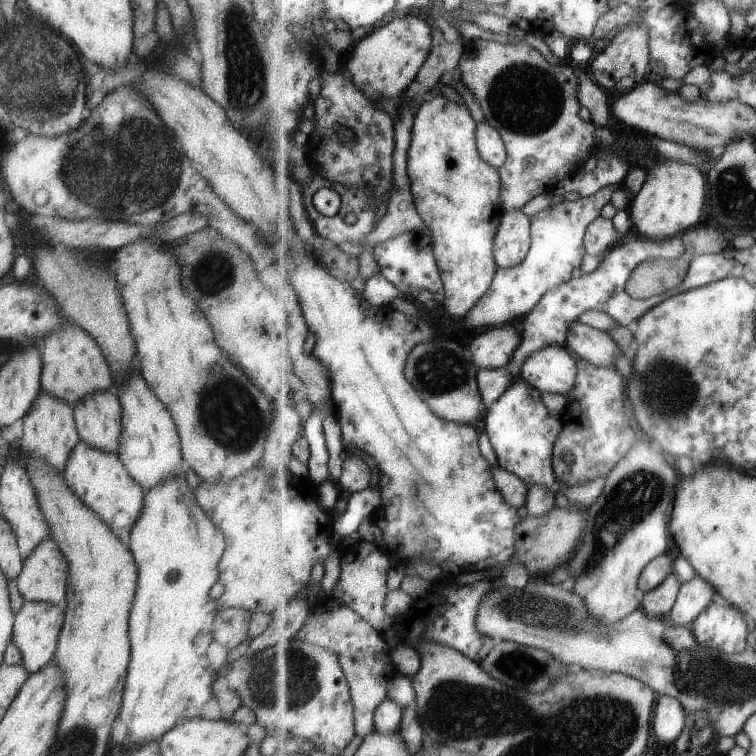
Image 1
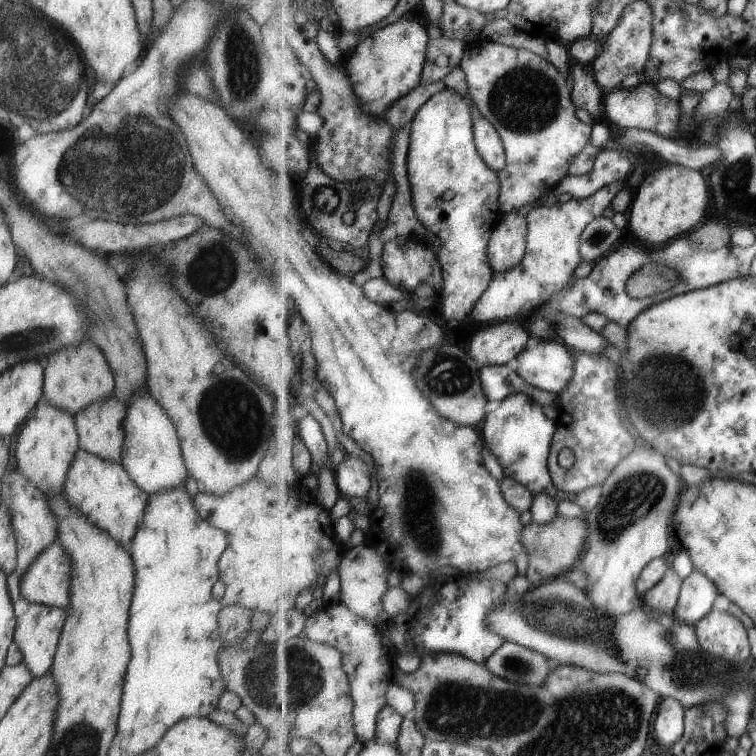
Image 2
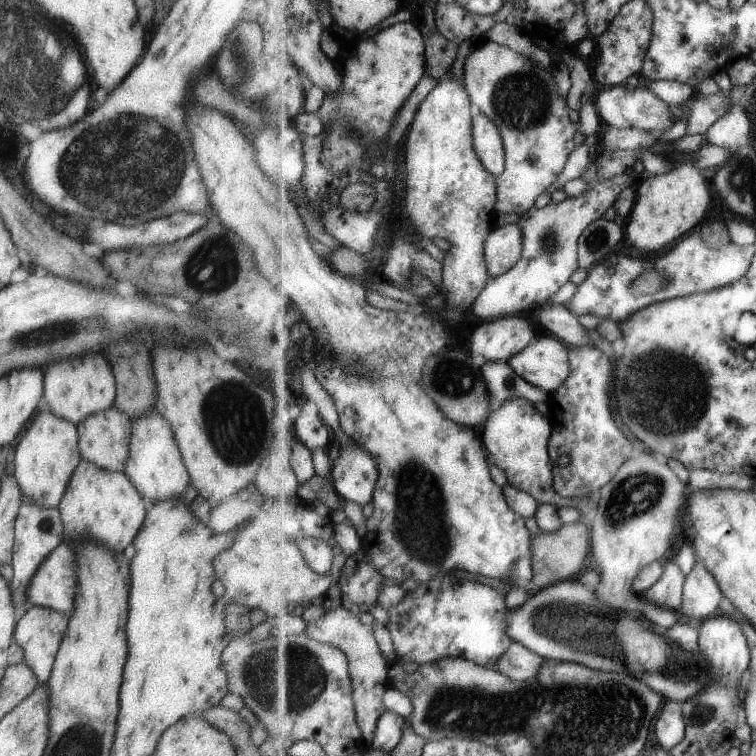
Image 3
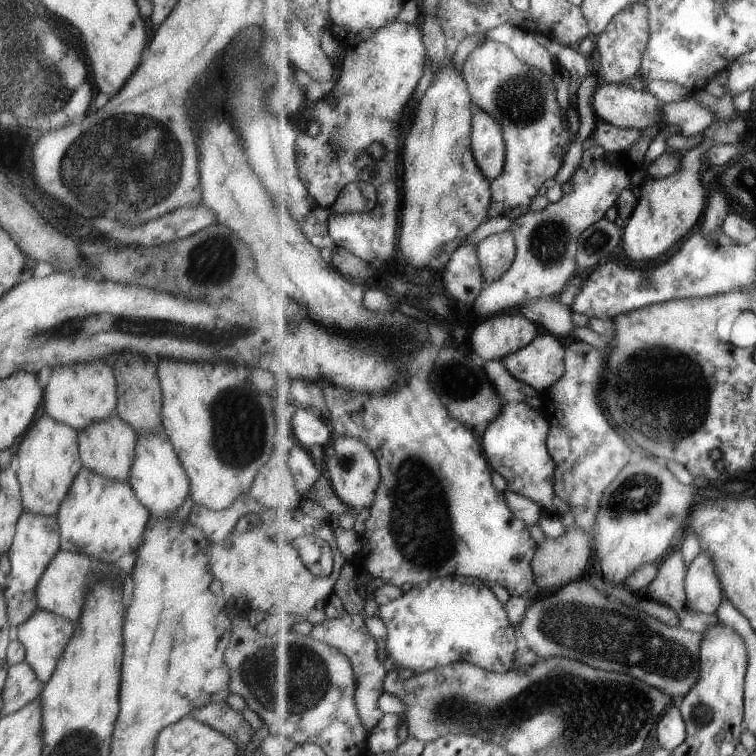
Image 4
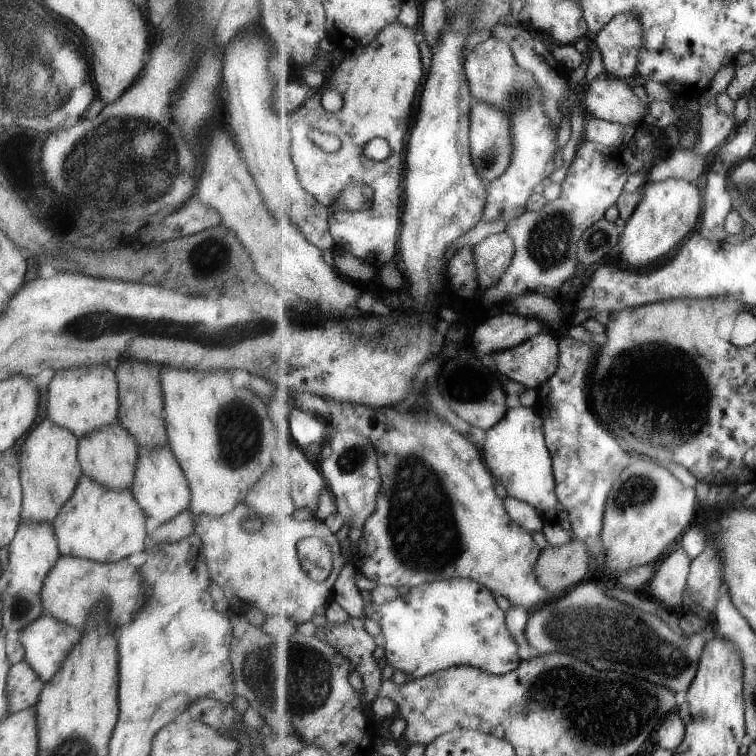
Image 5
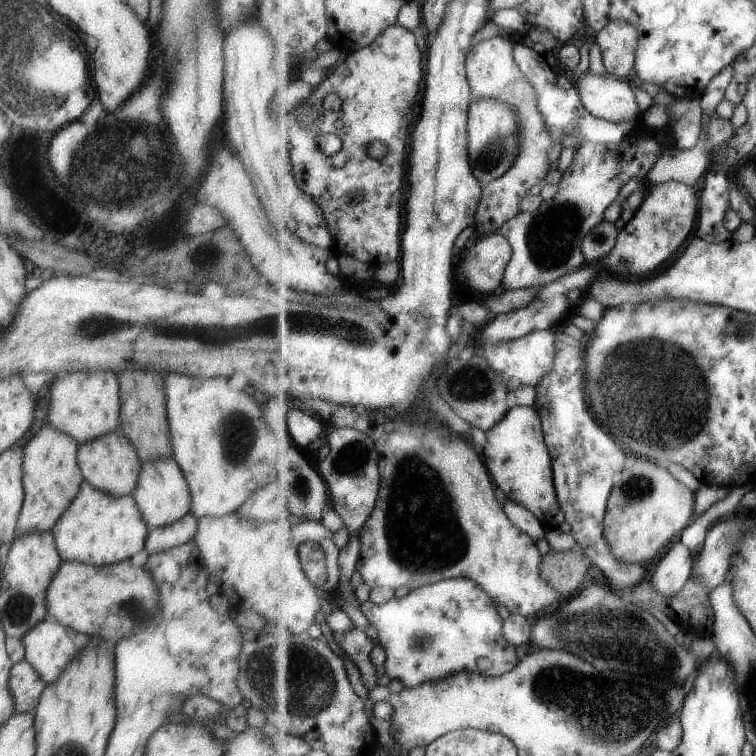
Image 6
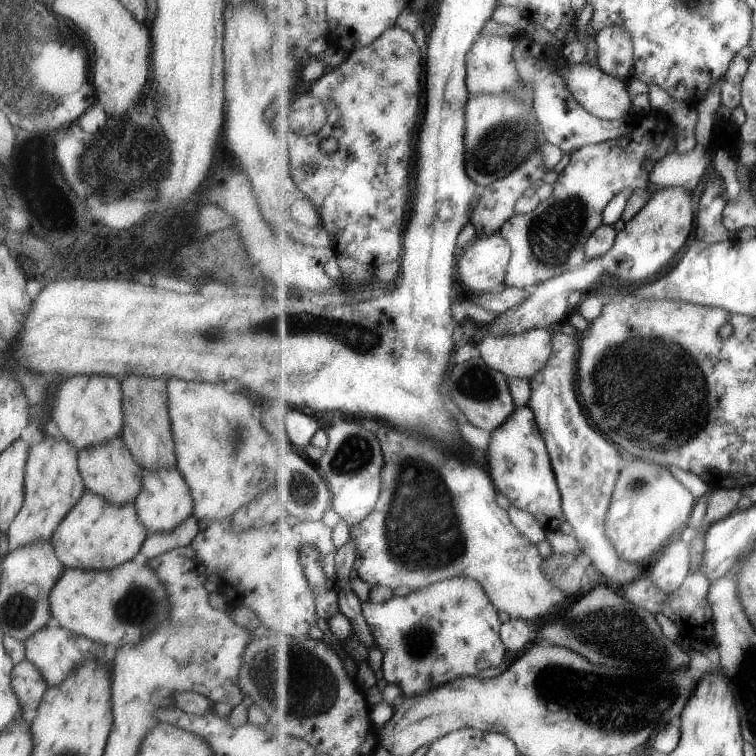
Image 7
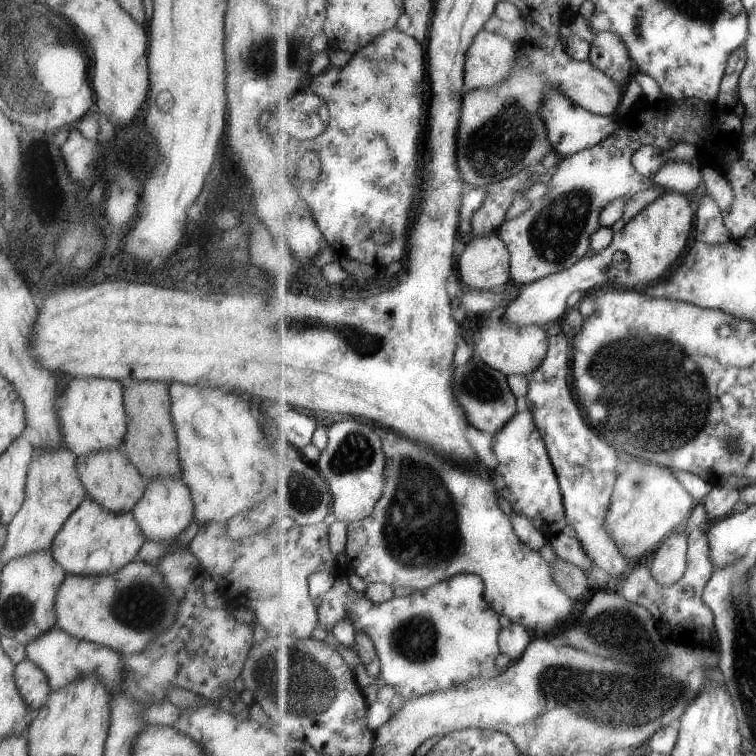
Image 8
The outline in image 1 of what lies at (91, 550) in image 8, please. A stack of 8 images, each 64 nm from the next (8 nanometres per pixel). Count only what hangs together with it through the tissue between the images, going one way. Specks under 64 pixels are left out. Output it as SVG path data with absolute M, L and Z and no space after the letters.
M79 439L65 461L62 475L70 490L86 507L103 519L121 542L130 540L129 531L141 514L145 490L129 476L116 453L99 450Z

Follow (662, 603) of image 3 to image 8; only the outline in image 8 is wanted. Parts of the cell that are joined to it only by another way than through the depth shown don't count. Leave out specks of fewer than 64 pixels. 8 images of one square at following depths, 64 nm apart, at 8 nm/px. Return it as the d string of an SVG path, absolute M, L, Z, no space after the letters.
M674 531L658 548L650 560L653 576L662 585L679 582L688 569L689 532Z

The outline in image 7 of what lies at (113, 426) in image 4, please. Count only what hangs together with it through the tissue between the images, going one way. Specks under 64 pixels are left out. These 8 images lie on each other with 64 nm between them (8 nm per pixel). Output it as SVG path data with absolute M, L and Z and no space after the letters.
M120 435L92 447L80 448L76 451L76 465L85 489L101 496L107 503L118 505L132 502L139 492L145 473L133 460Z

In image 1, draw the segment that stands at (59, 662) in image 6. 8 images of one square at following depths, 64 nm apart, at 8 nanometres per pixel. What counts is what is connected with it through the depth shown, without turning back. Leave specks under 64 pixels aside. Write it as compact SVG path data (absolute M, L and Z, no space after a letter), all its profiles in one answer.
M24 601L14 613L12 624L12 643L20 650L21 664L28 674L40 671L54 658L57 637L63 622L64 609L60 605L46 602Z

